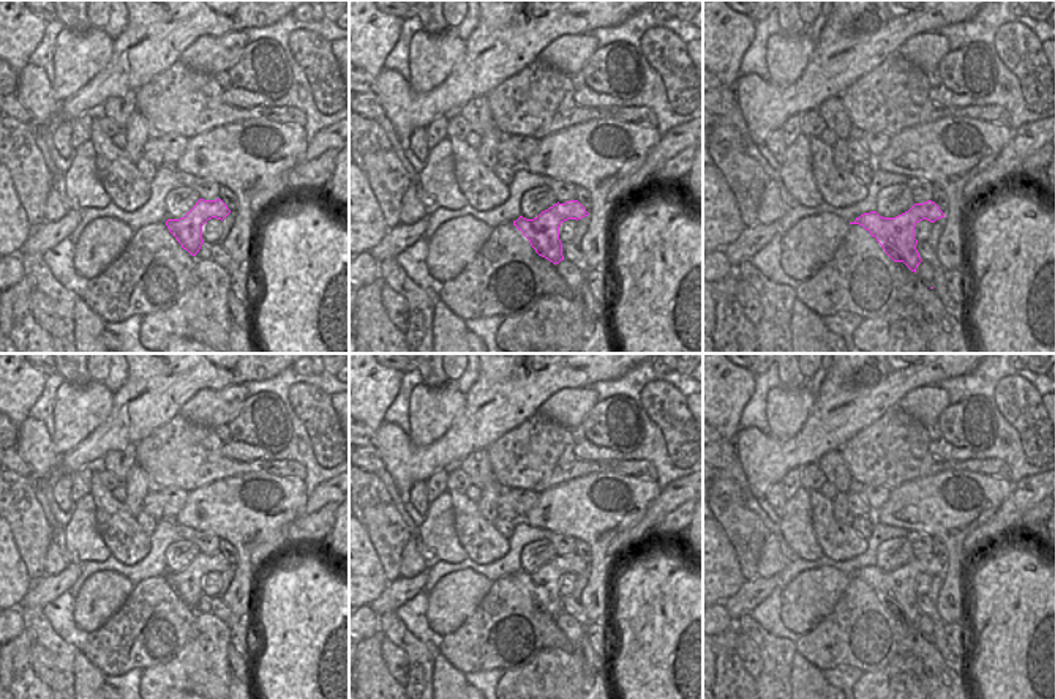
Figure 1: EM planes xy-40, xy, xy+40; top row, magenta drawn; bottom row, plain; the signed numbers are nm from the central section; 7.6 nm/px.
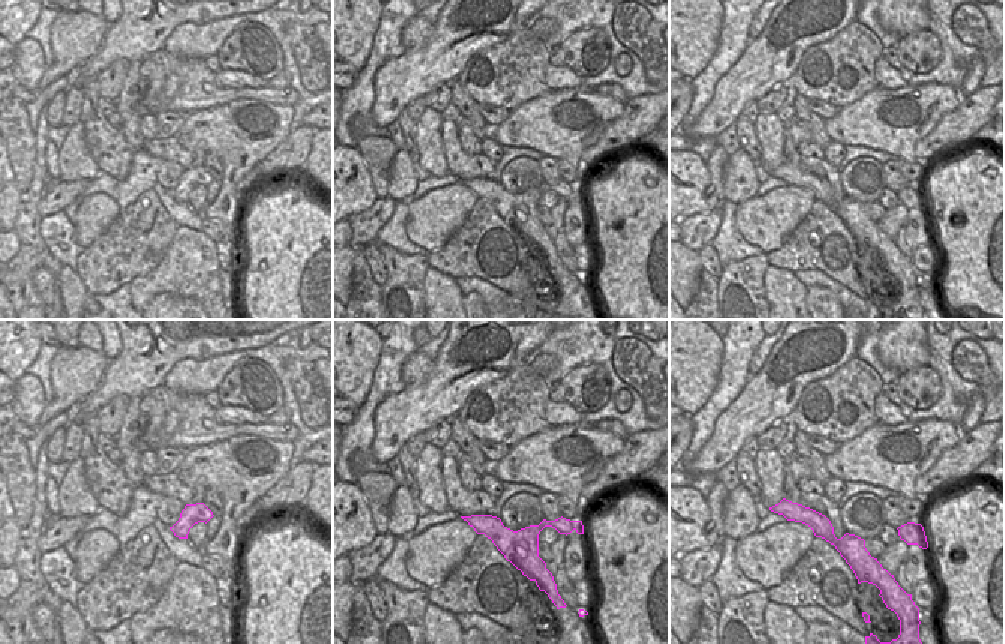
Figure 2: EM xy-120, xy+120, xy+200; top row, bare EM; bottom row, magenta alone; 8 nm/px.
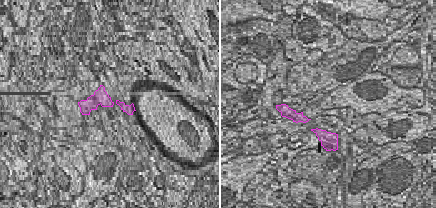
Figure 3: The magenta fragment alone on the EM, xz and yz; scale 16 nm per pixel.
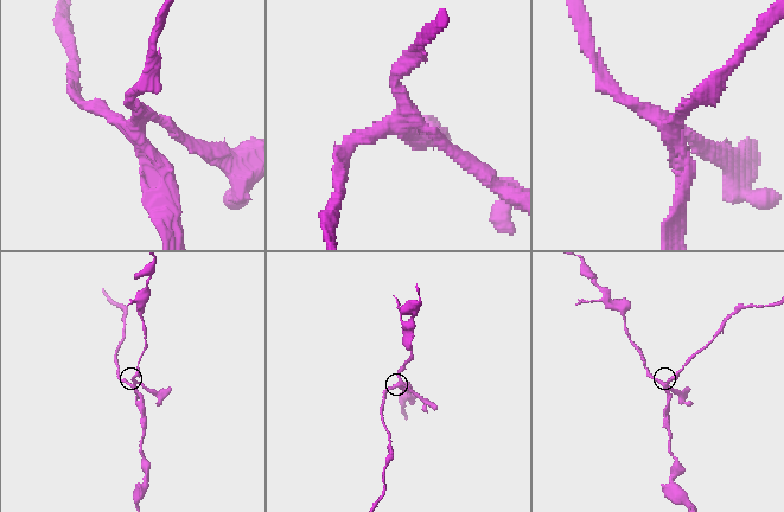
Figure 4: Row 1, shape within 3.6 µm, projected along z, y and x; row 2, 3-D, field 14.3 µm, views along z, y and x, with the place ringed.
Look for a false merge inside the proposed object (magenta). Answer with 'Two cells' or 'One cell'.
Two cells

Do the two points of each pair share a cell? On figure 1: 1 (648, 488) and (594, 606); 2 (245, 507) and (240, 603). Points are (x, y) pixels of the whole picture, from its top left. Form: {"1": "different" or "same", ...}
{"1": "same", "2": "same"}

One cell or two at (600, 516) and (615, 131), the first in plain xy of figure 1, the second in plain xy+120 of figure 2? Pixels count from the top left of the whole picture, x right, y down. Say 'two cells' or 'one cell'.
two cells

